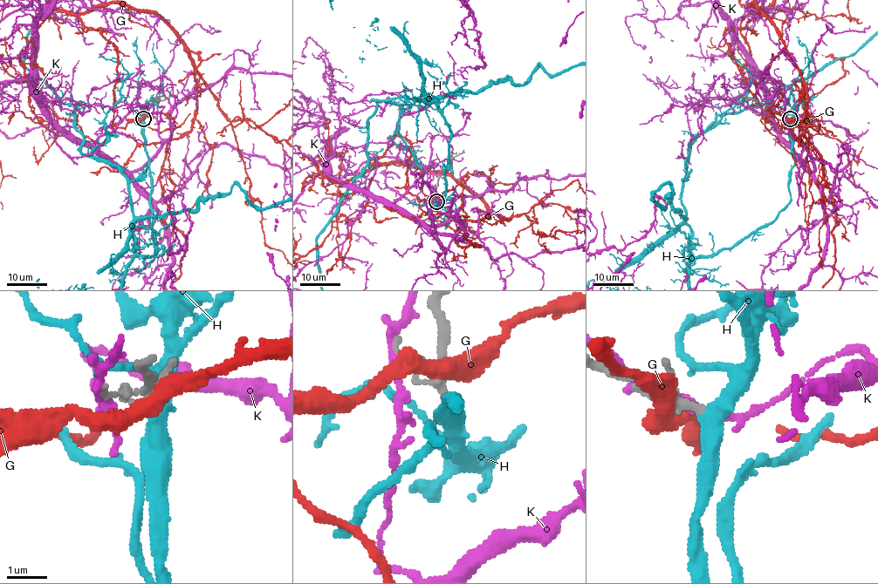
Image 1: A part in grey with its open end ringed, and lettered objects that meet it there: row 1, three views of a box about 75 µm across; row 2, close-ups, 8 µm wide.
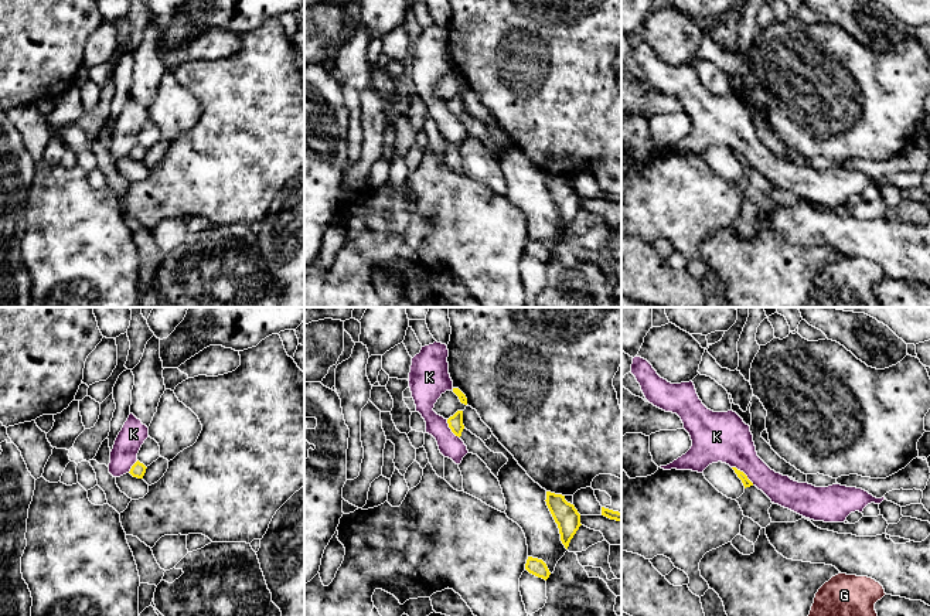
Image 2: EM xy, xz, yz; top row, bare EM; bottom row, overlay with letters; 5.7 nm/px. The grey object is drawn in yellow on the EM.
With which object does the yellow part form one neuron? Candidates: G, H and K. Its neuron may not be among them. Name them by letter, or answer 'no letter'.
H

